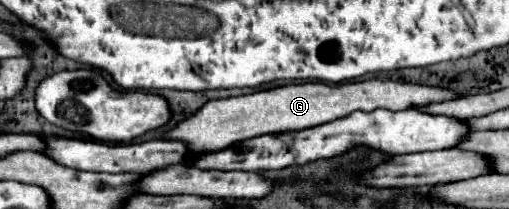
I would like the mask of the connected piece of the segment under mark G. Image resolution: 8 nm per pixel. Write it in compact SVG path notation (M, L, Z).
M367 79L367 81L341 83L341 85L325 85L325 83L285 85L285 87L275 87L275 89L267 89L267 91L259 91L251 95L209 101L195 115L191 115L183 123L179 123L173 131L169 131L165 139L185 141L191 153L221 151L233 143L239 143L251 137L329 123L329 121L347 117L349 113L357 109L373 111L381 107L389 111L403 111L413 105L429 105L429 103L439 103L439 101L455 99L455 97L459 95L441 87L411 85L411 83L381 81L381 79Z

